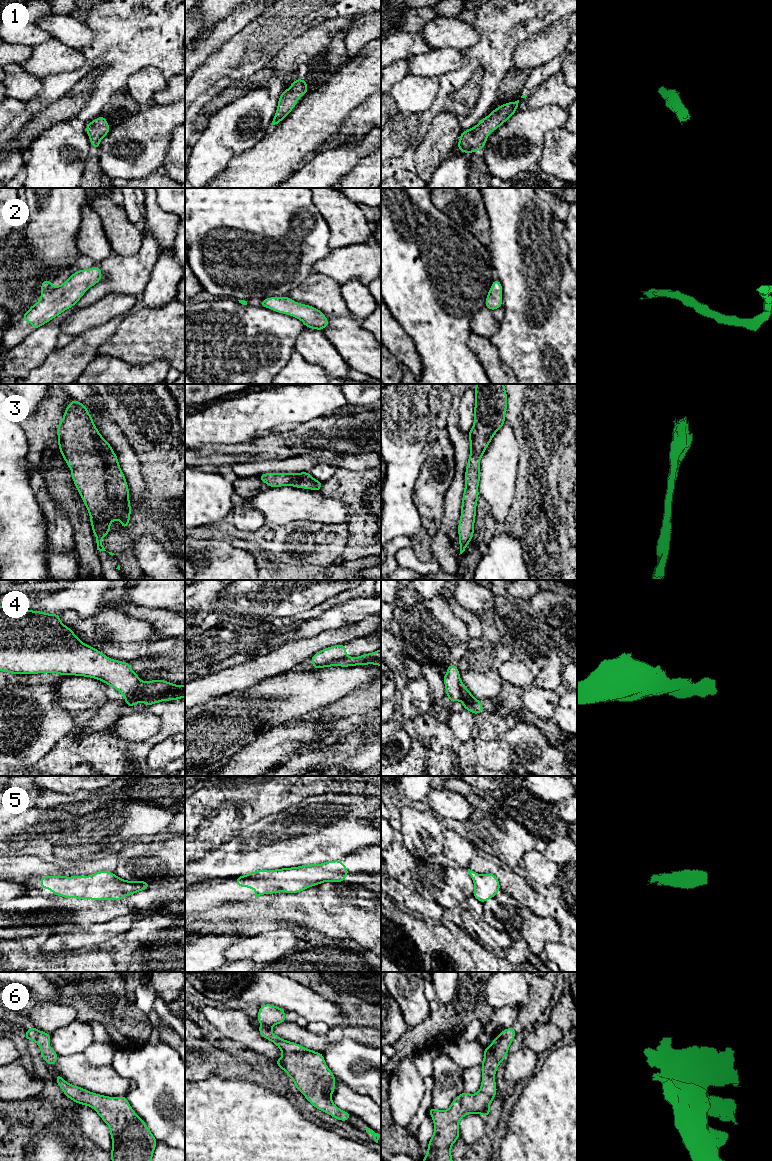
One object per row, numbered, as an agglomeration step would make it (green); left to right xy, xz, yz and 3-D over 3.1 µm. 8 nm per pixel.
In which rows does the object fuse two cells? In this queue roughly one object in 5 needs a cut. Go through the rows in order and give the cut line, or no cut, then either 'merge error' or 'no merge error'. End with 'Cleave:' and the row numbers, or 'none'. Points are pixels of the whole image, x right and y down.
1: no cut | no merge error
2: no cut | no merge error
3: no cut | no merge error
4: xz (347, 656), (314, 668) | merge error
5: no cut | no merge error
6: no cut | no merge error
Cleave: 4

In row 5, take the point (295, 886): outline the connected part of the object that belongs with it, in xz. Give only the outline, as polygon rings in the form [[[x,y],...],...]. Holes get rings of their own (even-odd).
[[[342,860],[275,870],[258,870],[235,878],[238,887],[256,891],[255,898],[278,892],[299,893],[323,882],[344,882],[349,871]]]

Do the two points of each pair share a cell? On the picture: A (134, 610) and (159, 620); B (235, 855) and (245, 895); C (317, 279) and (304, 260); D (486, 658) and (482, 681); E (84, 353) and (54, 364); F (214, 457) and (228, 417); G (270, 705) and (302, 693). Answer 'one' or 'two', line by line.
A: one
B: two
C: two
D: one
E: one
F: two
G: one

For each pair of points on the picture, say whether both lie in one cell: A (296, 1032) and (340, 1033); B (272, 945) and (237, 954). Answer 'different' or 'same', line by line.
A: same
B: same

